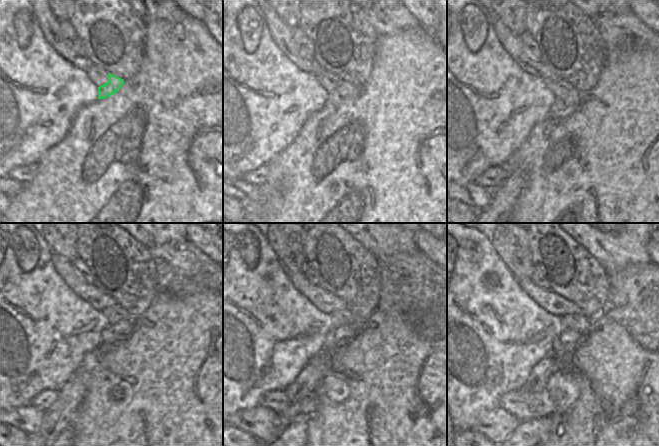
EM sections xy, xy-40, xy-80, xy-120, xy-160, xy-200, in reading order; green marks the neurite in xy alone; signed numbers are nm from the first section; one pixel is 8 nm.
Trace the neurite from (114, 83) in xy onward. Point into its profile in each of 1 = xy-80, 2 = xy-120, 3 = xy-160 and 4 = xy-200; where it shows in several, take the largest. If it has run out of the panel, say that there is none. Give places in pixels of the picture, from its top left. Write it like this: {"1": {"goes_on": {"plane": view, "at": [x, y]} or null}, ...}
{"1": {"goes_on": {"plane": "xy-80", "at": [561, 104]}}, "2": {"goes_on": {"plane": "xy-120", "at": [120, 329]}}, "3": {"goes_on": {"plane": "xy-160", "at": [336, 335]}}, "4": {"goes_on": {"plane": "xy-200", "at": [562, 345]}}}

